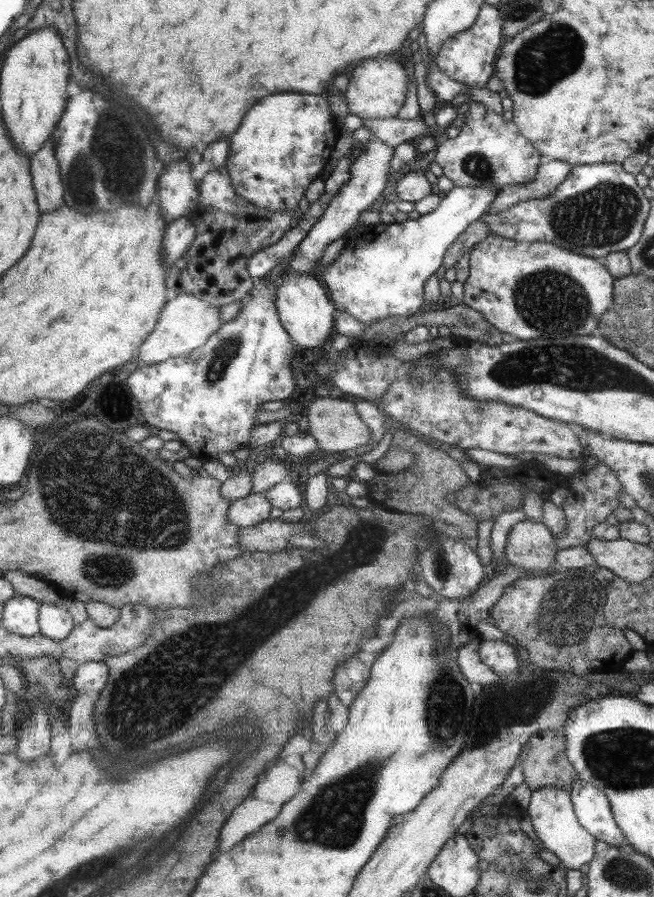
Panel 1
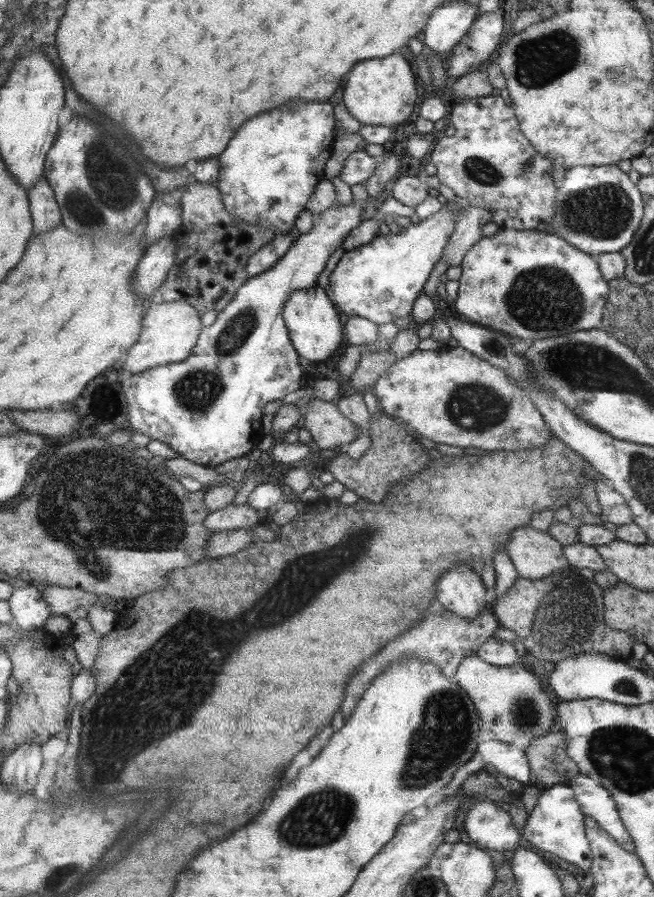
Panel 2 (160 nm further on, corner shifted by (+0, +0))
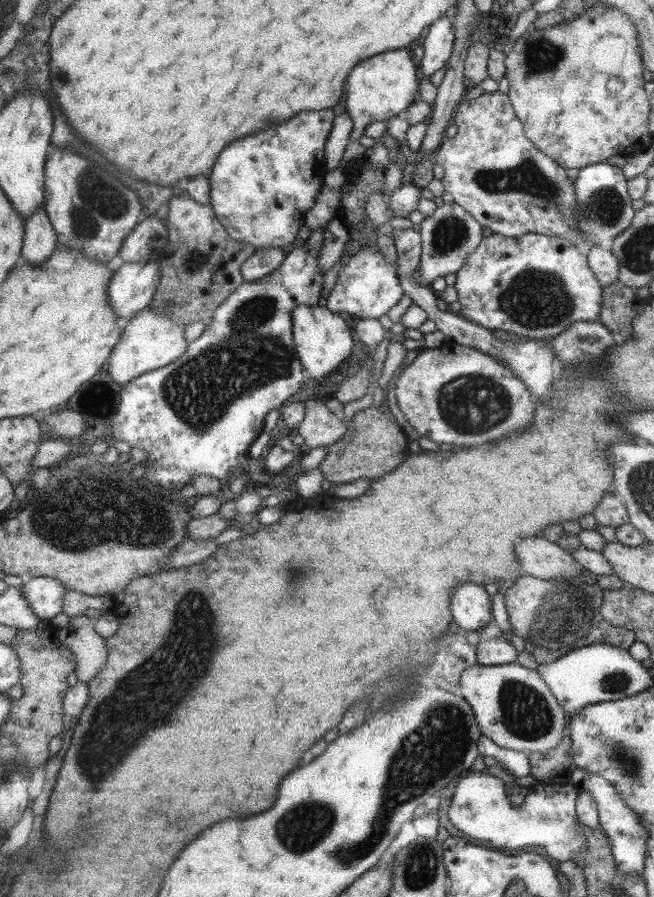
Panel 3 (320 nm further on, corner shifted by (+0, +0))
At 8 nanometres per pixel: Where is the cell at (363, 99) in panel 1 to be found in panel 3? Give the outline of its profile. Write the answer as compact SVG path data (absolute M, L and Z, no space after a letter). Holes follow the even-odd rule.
M404 47L385 51L379 56L363 60L353 72L349 72L349 96L345 96L345 112L352 122L347 142L358 140L364 126L371 121L387 121L407 110L417 96L417 72L411 62L411 54Z

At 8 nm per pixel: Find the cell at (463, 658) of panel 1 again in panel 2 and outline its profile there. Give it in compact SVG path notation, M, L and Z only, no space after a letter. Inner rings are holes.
M474 653L461 659L454 680L471 697L479 714L480 725L499 742L515 744L519 738L531 741L548 734L547 730L555 718L555 708L541 690L537 676L531 678L531 672L523 670L521 666L499 668L482 661Z

